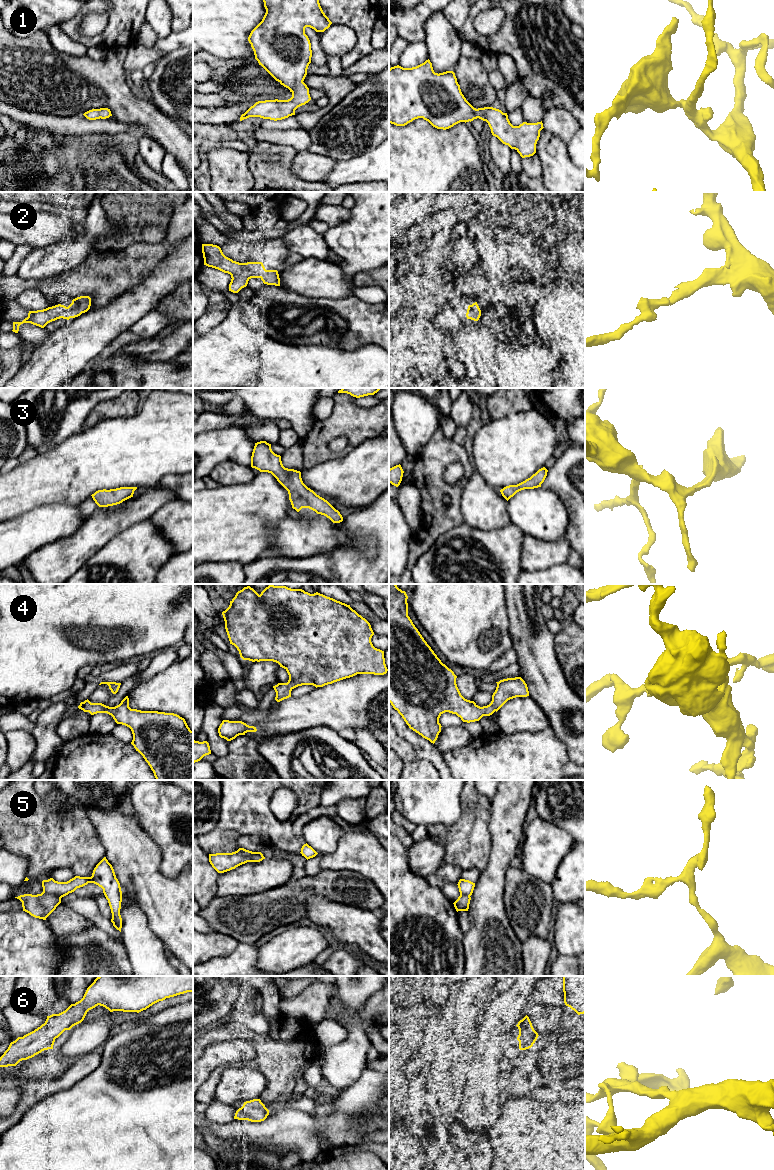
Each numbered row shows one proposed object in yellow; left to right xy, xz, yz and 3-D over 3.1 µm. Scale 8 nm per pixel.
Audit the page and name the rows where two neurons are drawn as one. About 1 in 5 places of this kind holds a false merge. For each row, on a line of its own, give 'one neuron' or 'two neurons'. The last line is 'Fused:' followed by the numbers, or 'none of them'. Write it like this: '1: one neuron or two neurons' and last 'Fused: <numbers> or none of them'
1: one neuron
2: one neuron
3: one neuron
4: one neuron
5: one neuron
6: one neuron
Fused: none of them

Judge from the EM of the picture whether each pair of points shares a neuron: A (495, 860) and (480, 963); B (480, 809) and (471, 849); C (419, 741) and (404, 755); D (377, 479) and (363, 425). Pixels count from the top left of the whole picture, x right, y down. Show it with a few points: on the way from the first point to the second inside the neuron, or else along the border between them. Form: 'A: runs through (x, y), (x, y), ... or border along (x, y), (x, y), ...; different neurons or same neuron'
A: runs through (490, 886), (487, 895), (485, 937); same neuron
B: runs through (474, 819), (471, 839); same neuron
C: border along (399, 735), (412, 746), (417, 758); different neurons
D: border along (378, 435), (362, 441), (347, 453); different neurons

